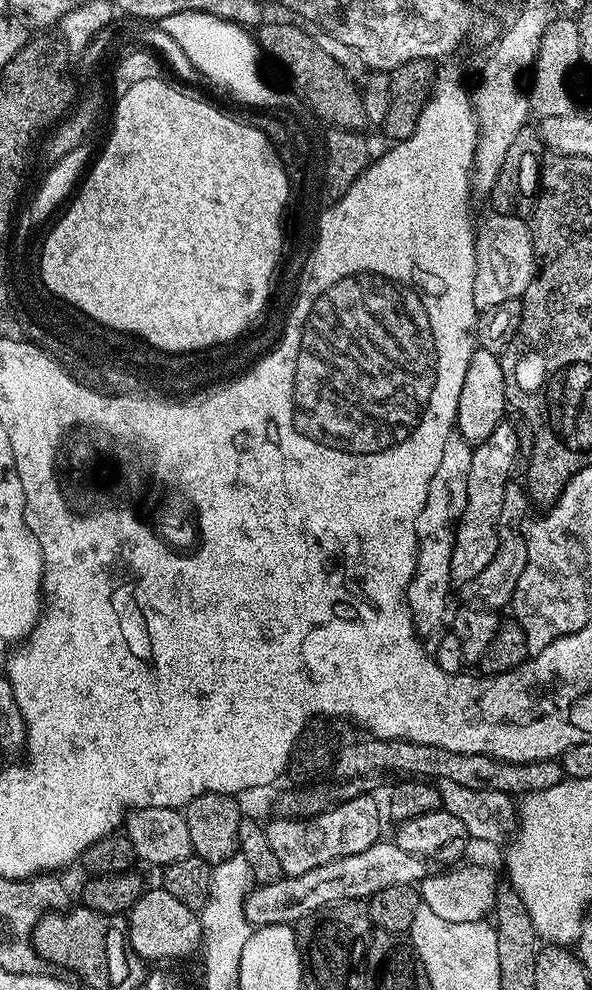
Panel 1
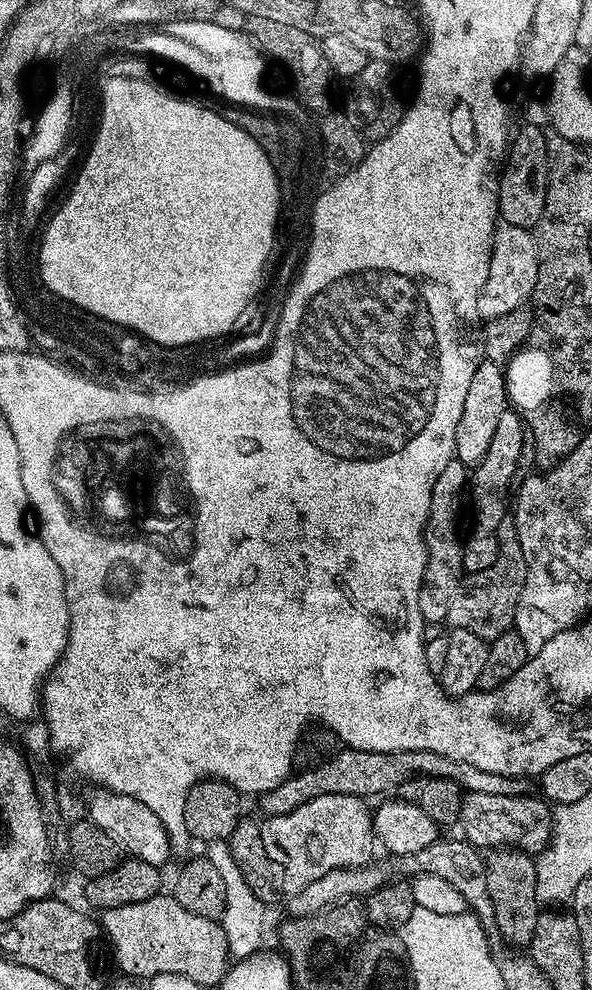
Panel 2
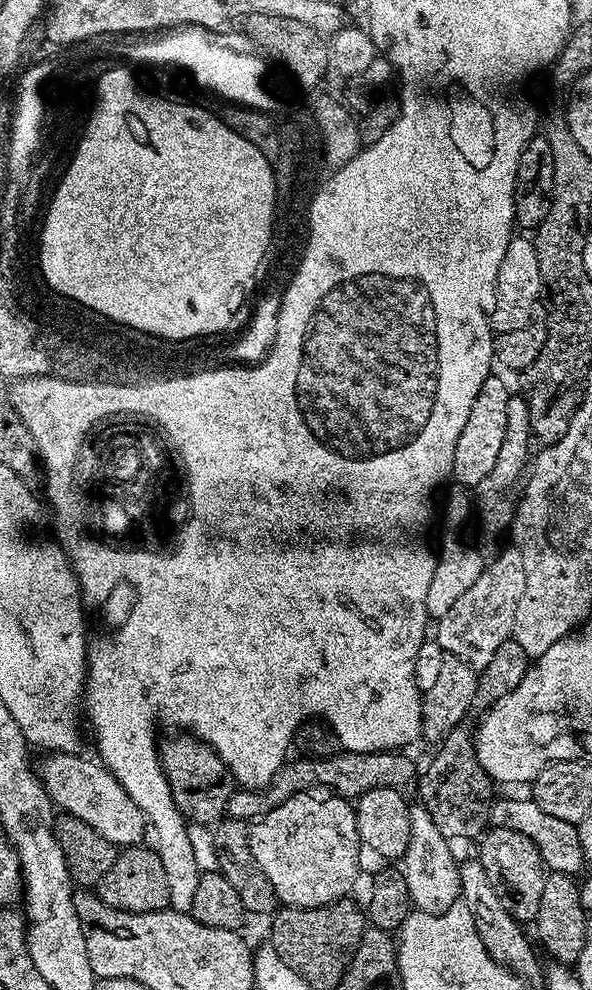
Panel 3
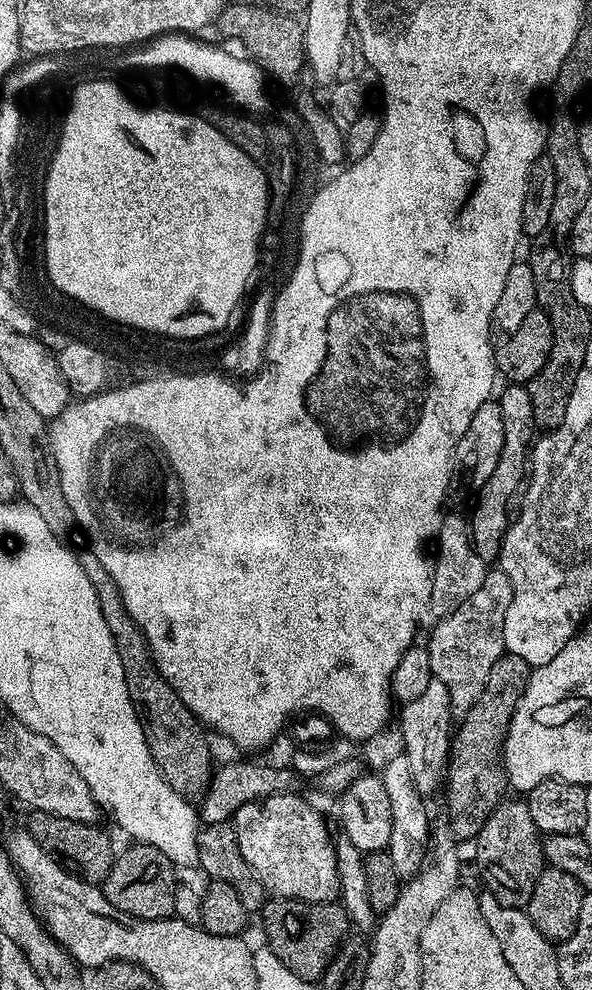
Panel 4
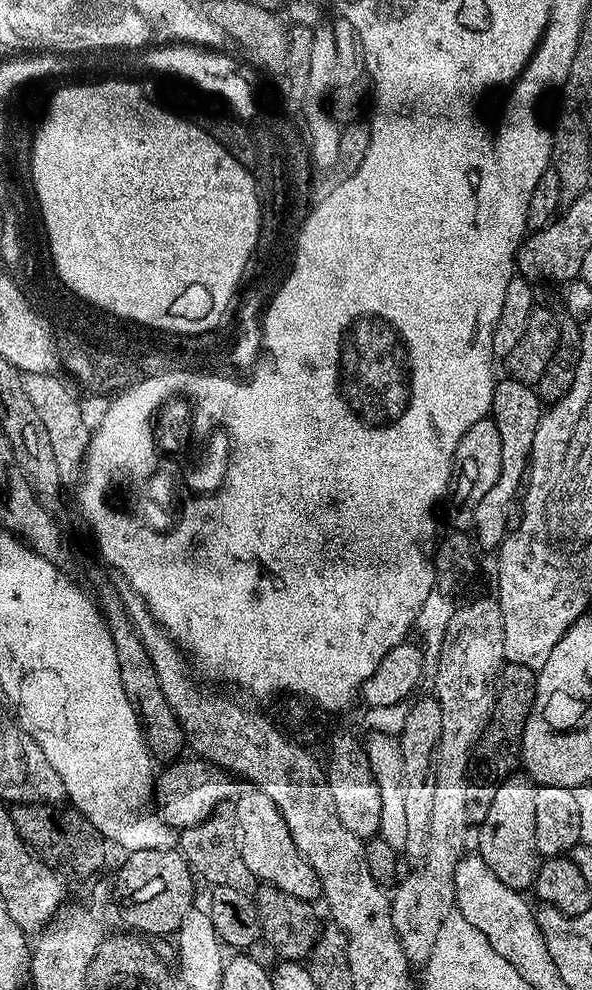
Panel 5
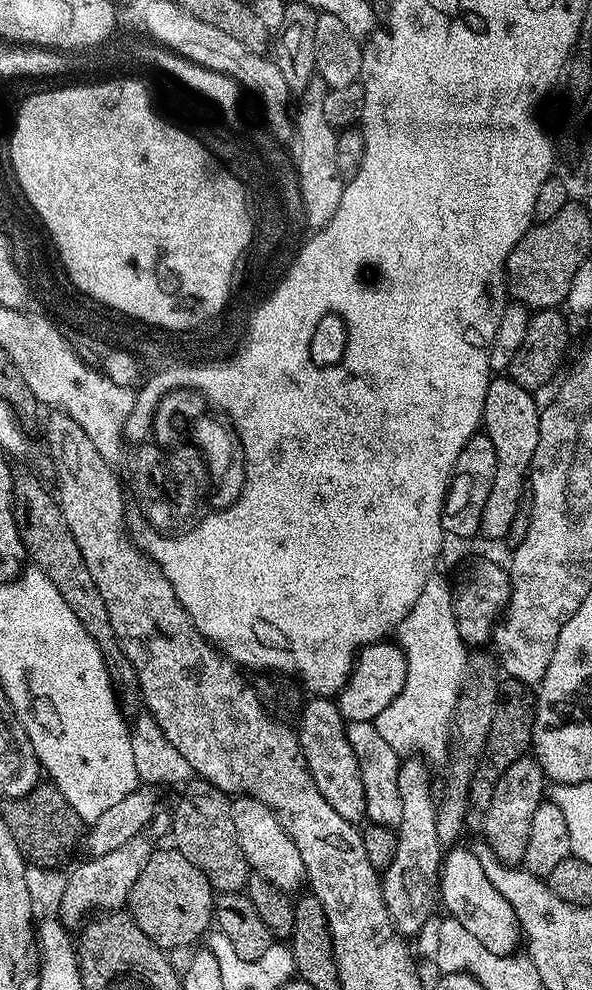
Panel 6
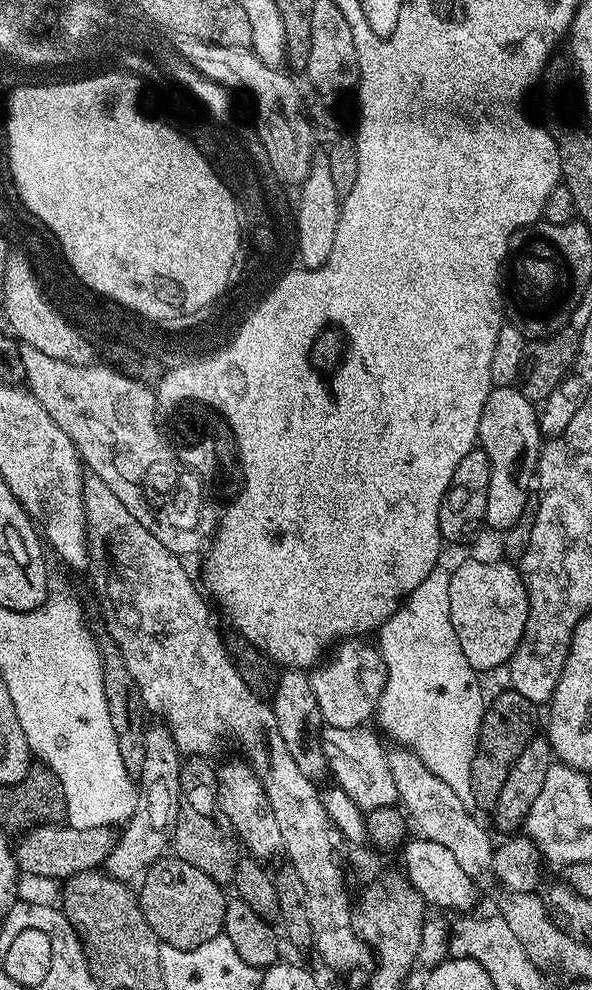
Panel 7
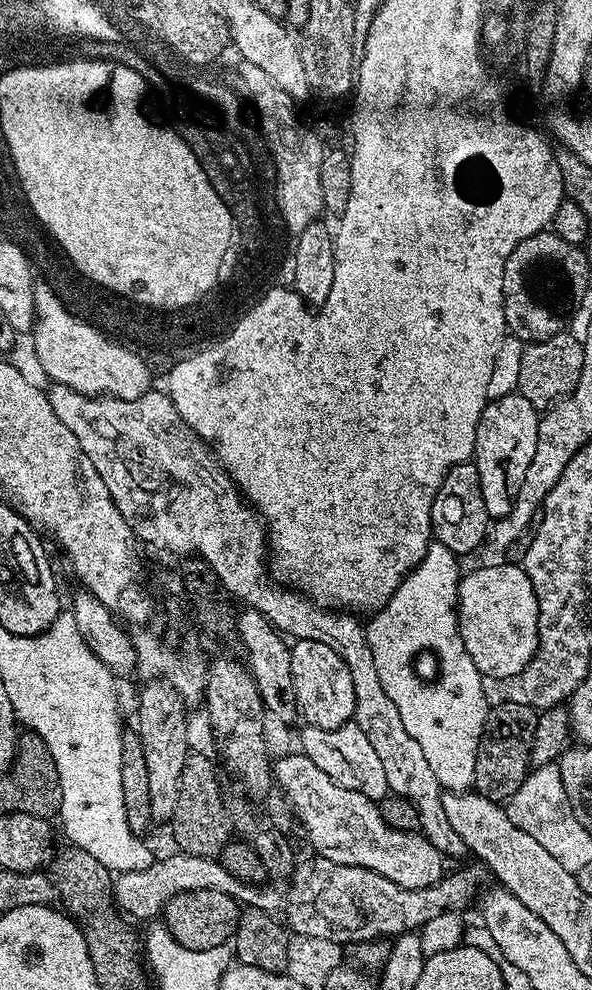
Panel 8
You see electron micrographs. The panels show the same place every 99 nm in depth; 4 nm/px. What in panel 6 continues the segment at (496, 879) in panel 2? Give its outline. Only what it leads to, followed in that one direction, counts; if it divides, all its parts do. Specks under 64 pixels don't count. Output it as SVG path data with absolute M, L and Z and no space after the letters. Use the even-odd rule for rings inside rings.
M525 754L519 756L510 766L506 766L506 774L498 778L494 786L494 798L490 798L490 806L483 809L484 836L483 843L490 846L503 864L516 866L523 861L526 852L526 838L530 836L530 822L534 818L534 810L545 799L546 777L542 766L536 761L535 756Z

